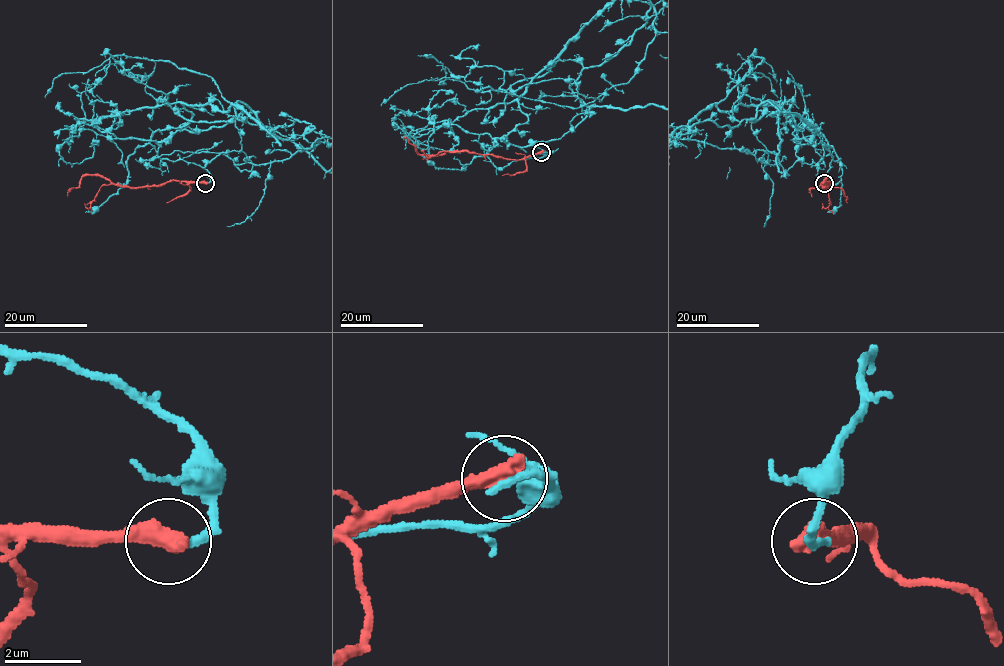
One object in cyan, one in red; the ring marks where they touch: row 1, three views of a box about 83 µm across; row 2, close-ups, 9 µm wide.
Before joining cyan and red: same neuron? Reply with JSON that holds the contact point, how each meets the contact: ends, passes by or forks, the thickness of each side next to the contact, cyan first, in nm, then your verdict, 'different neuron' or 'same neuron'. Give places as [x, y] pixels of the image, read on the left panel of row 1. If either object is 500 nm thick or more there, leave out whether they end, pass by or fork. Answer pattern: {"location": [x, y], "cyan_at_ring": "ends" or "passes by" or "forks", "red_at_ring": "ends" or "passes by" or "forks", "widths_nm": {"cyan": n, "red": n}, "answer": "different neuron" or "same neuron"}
{"location": [205, 183], "widths_nm": {"cyan": 240, "red": 500}, "answer": "different neuron"}

